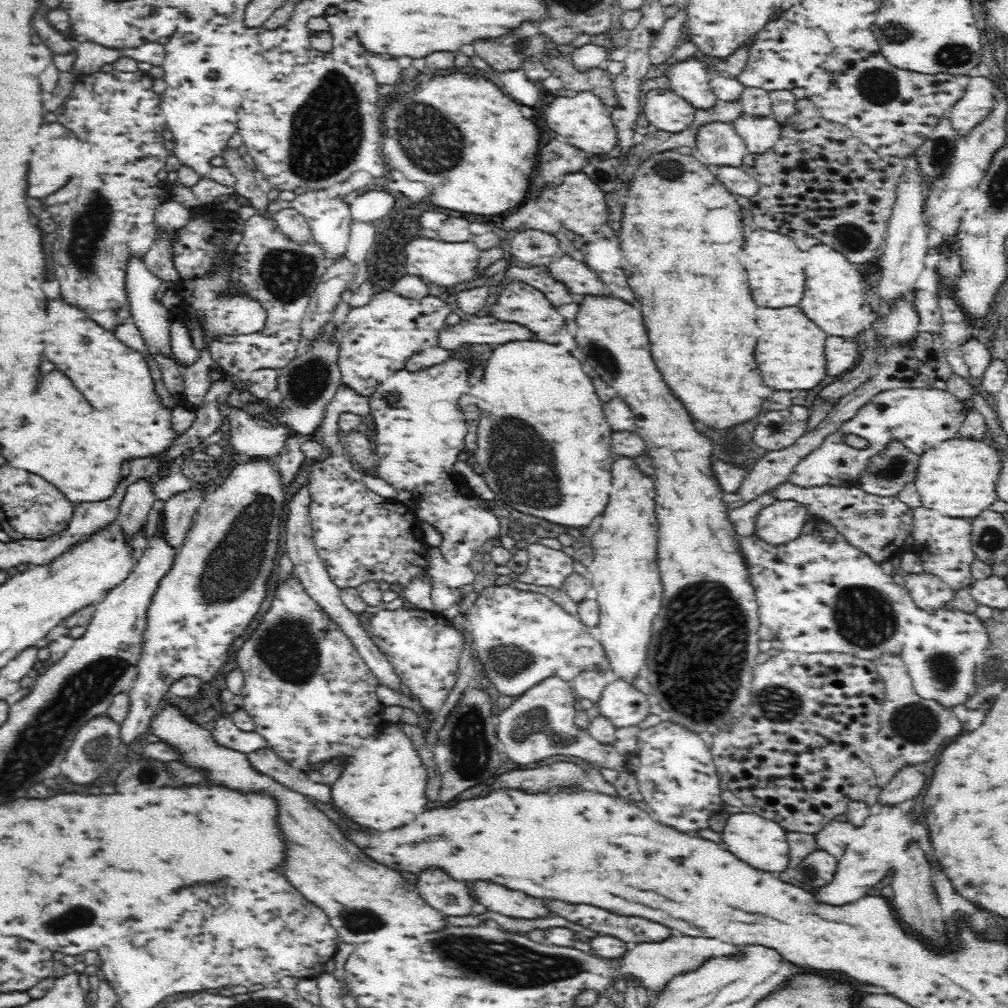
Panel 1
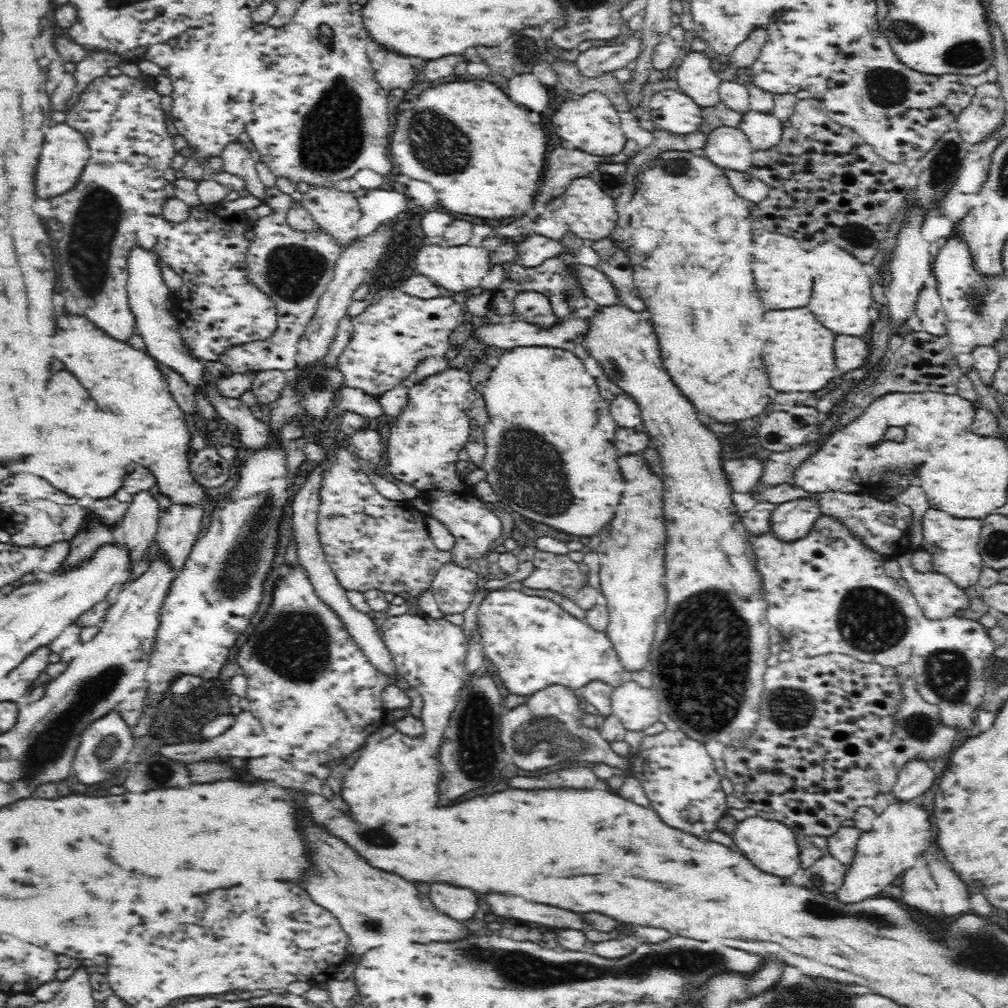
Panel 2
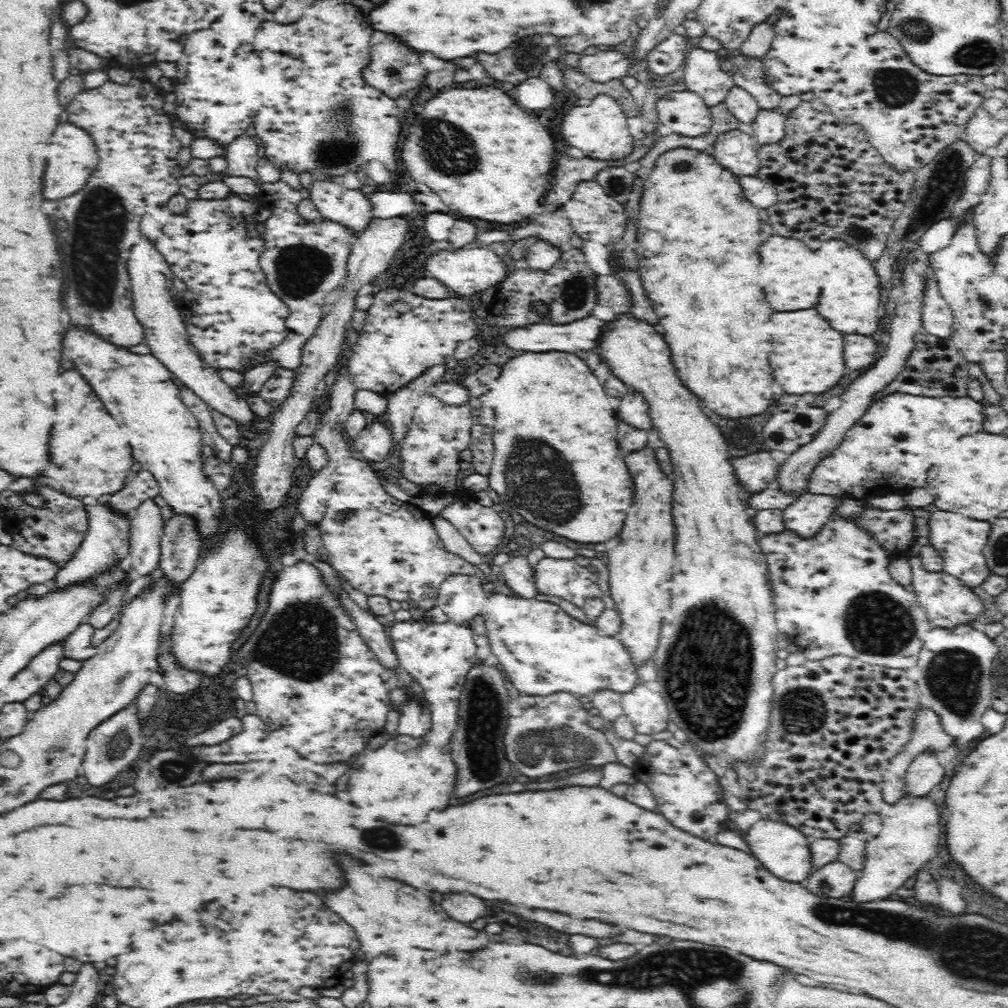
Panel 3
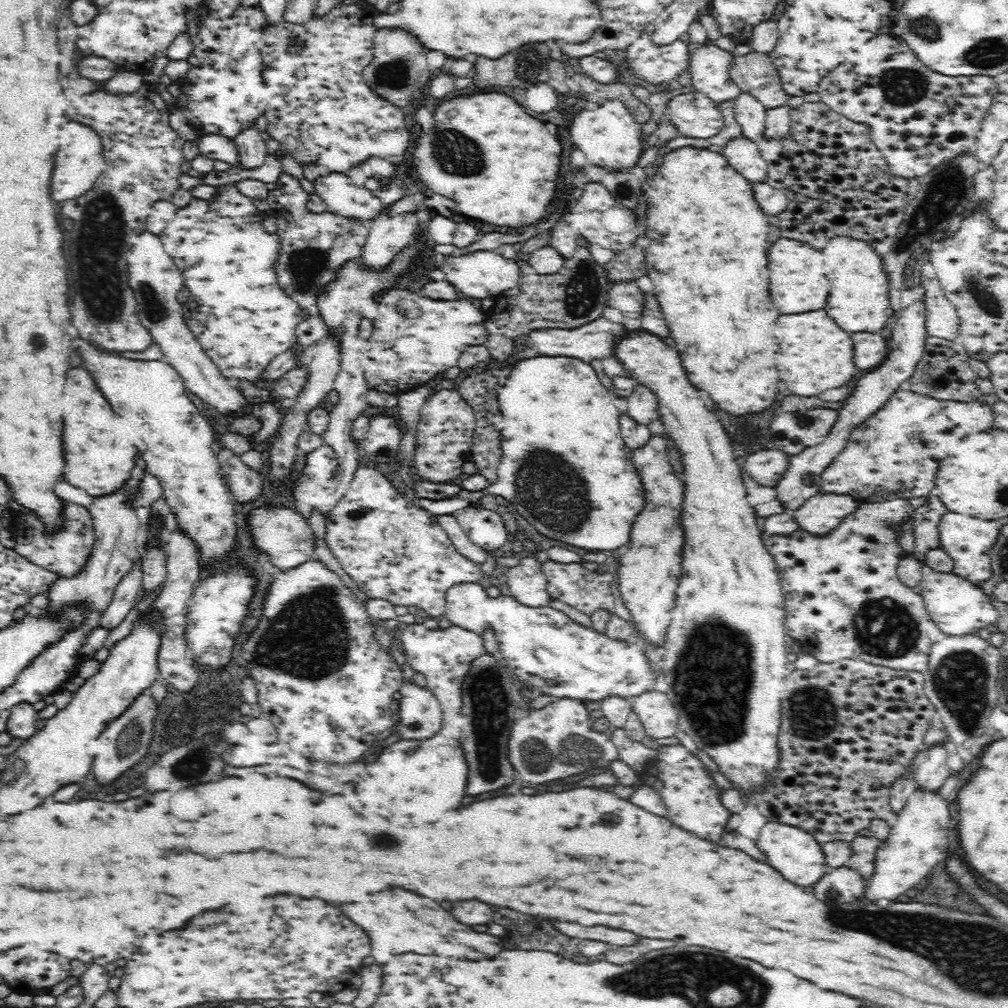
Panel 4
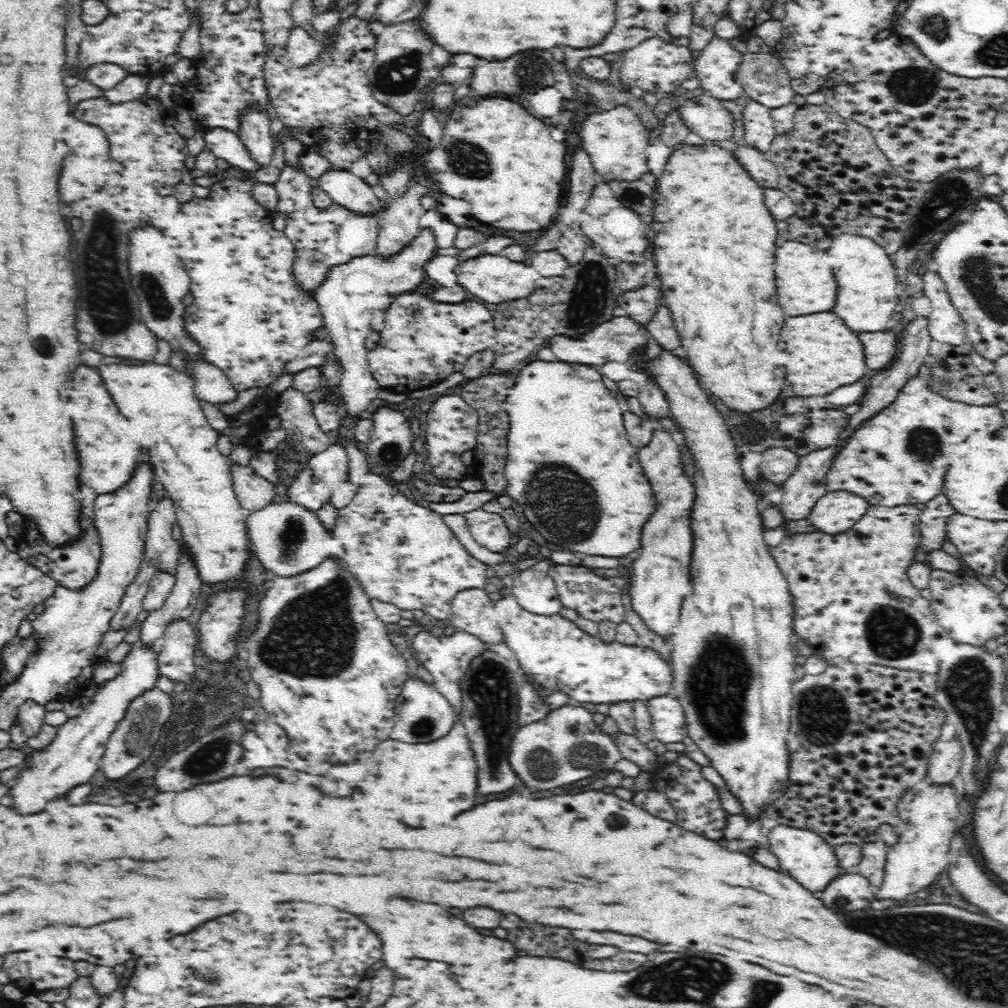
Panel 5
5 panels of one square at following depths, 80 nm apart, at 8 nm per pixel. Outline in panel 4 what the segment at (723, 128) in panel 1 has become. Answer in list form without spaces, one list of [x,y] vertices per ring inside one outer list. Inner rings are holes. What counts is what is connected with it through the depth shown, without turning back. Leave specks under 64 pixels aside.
[[[735,136],[726,142],[720,151],[724,160],[746,180],[764,182],[767,171],[766,161],[760,156],[754,140],[746,136]]]

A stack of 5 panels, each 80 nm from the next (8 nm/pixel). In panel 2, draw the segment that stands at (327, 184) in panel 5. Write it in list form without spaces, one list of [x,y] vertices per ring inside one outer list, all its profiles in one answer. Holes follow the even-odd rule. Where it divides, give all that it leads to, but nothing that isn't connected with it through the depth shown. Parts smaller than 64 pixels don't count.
[[[312,187],[300,198],[299,205],[308,212],[310,219],[315,222],[317,230],[323,232],[329,239],[344,248],[350,246],[356,240],[358,220],[361,216],[357,198],[350,192],[340,191],[336,188]]]

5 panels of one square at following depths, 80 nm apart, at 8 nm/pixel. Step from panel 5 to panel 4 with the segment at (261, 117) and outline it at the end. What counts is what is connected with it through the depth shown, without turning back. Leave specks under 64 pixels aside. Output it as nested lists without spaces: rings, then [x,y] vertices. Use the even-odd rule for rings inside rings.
[[[258,121],[253,128],[243,130],[232,140],[236,149],[237,163],[236,168],[242,170],[252,170],[258,168],[268,155],[266,141],[261,137],[261,129]]]

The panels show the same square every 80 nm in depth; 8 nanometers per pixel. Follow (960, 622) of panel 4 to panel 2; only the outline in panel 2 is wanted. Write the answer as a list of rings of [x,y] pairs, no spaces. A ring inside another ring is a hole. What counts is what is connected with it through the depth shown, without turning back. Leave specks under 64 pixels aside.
[[[913,550],[896,557],[901,566],[902,578],[908,582],[908,590],[914,595],[917,605],[926,617],[937,619],[958,615],[970,606],[970,597],[964,589],[956,588],[946,577],[935,572],[920,573],[912,569],[910,558]]]

